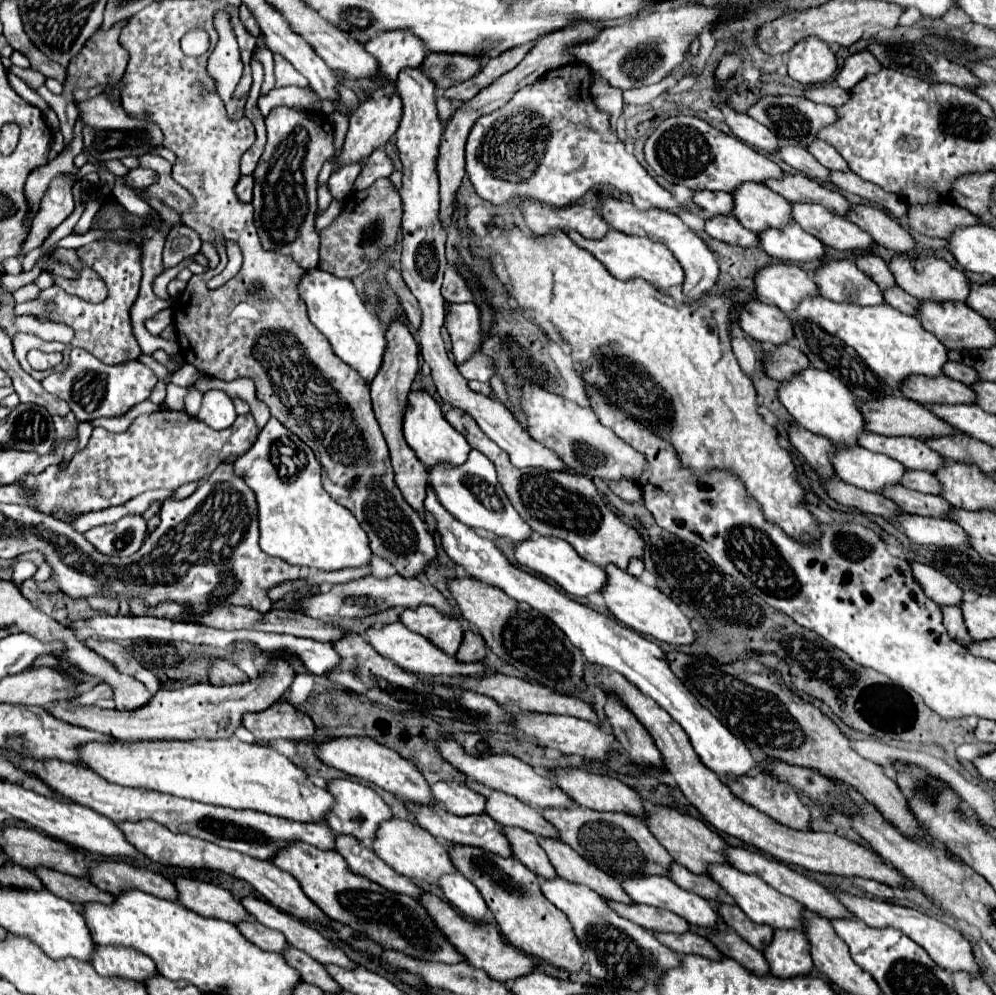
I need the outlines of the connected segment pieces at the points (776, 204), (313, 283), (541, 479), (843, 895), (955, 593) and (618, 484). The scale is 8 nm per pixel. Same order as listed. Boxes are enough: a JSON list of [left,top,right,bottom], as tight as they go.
[[733,184,793,234],[297,268,385,382],[445,410,643,568],[833,892,979,978],[909,562,963,606],[609,480,643,502]]

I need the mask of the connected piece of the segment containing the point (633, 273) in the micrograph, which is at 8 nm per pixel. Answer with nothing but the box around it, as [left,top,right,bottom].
[567,230,685,292]

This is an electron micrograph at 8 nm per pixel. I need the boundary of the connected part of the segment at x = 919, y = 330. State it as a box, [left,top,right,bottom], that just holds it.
[787,298,947,402]

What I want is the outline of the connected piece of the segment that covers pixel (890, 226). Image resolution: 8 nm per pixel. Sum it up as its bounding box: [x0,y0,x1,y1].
[847,206,915,254]

